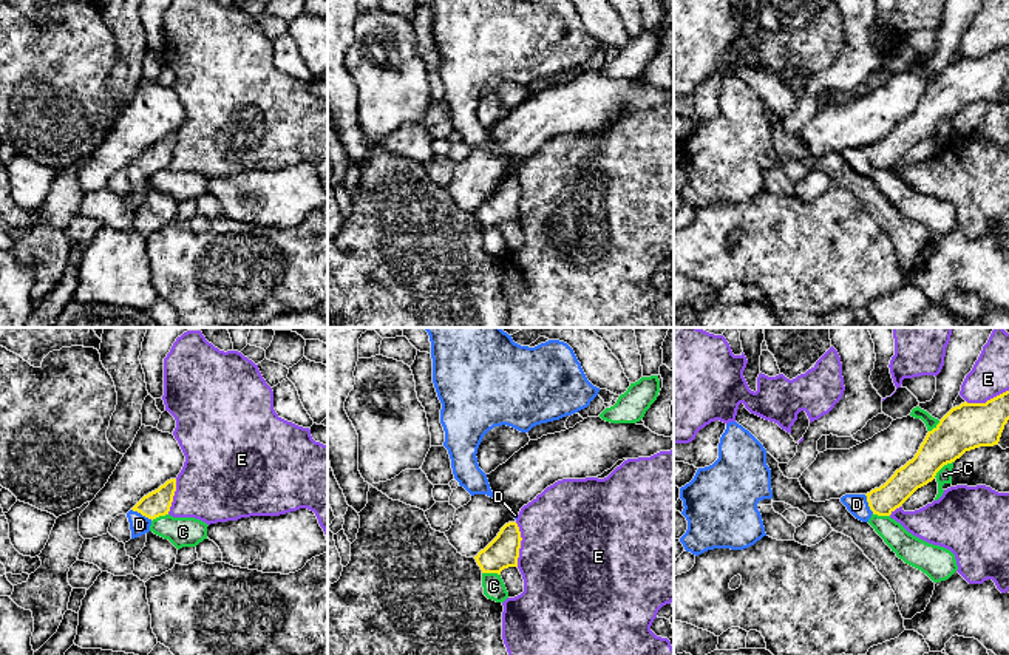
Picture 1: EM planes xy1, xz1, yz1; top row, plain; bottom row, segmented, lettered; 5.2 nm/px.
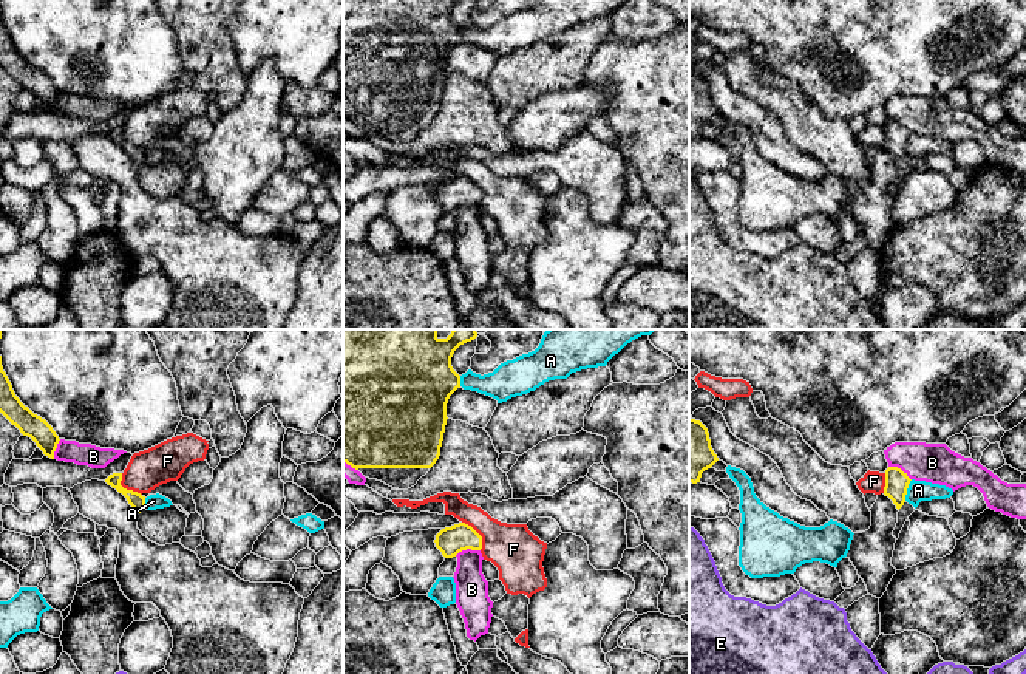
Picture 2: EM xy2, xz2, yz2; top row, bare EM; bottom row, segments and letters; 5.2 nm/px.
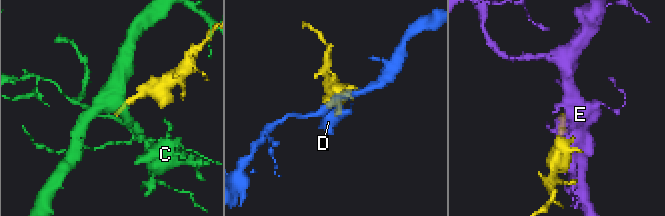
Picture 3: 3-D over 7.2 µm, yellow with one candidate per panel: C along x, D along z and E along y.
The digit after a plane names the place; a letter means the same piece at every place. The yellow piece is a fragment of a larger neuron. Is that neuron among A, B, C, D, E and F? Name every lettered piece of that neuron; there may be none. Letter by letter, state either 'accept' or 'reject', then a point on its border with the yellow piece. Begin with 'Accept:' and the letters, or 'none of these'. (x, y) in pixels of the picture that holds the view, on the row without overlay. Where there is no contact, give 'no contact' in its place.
Accept: D
A: reject; contact yz2 (906, 144)
B: reject; contact xz2 (467, 201)
C: reject; contact yz1 (943, 119)
D: accept; contact xy1 (142, 169)
E: reject; contact xz1 (519, 198)
F: reject; contact xy2 (125, 142)

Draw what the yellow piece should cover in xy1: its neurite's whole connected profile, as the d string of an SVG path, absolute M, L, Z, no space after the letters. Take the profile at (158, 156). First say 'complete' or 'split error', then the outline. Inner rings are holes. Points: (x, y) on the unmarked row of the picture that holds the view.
split error | M176 133L167 134L158 144L144 150L128 167L131 193L150 185L151 175L170 165L176 145Z

